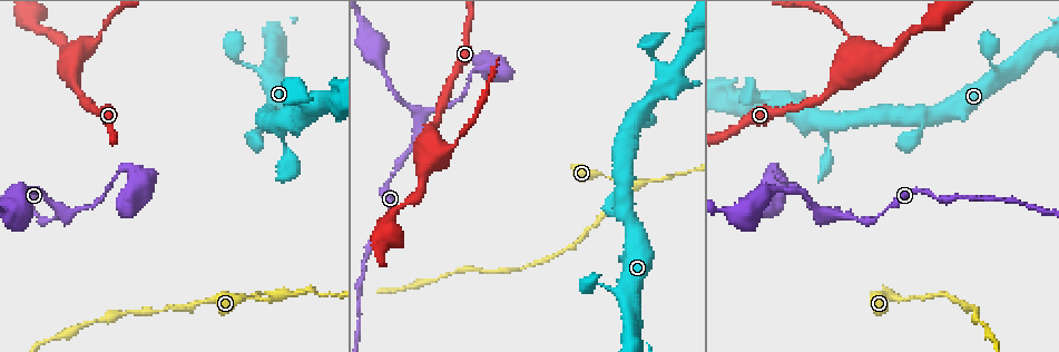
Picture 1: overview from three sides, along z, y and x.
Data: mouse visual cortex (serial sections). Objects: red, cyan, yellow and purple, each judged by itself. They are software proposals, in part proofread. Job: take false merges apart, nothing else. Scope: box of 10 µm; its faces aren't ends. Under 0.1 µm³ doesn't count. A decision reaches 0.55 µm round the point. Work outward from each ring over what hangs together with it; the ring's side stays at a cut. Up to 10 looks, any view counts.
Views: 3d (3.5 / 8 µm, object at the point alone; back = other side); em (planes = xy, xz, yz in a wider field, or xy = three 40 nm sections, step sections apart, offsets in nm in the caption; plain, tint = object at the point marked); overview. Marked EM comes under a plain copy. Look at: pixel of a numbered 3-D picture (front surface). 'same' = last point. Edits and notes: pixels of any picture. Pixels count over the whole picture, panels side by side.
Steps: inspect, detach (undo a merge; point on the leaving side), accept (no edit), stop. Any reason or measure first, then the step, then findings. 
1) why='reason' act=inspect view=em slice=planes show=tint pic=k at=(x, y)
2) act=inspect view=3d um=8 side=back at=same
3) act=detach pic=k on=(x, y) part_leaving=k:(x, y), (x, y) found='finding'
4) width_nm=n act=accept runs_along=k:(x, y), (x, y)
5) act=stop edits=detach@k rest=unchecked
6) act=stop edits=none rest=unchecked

act=inspect view=3d um=3.5 pic=1 at=(858, 50)

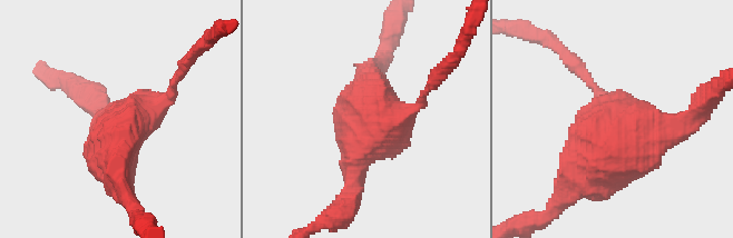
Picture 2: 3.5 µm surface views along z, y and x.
act=inspect view=em slice=xy step=3 show=tint pic=2 at=(378, 119)

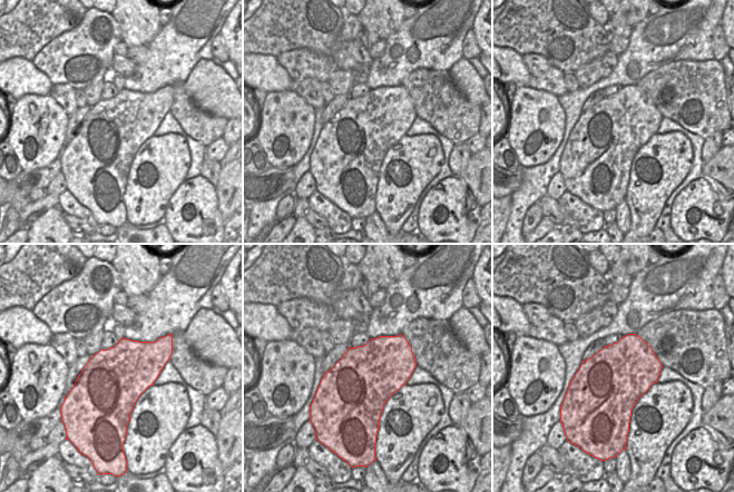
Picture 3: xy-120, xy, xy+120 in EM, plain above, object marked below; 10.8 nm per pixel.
why='another direction' act=inspect view=em slice=planes show=tint at=same

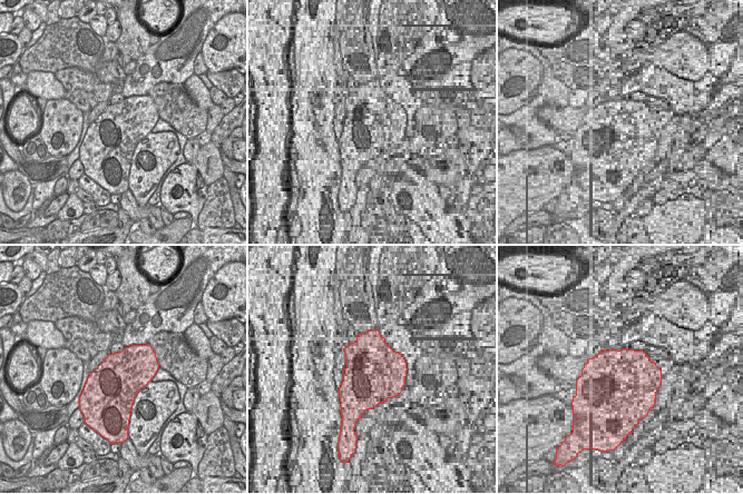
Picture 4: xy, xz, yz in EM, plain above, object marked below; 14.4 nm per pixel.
act=accept runs_along=2:(573, 191), (641, 126), (690, 119) found='one cell here'

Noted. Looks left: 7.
why='sudden change in width' act=inspect view=3d um=3.5 pic=1 at=(821, 215)

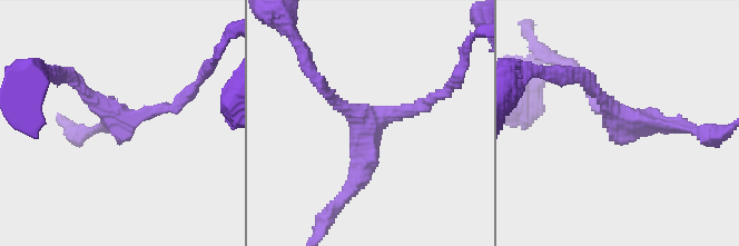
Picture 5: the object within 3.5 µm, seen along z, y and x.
arms=3 arm_widths_nm=150,150,250 act=inspect view=em slice=xy step=3 show=tint pic=5 at=(122, 122)

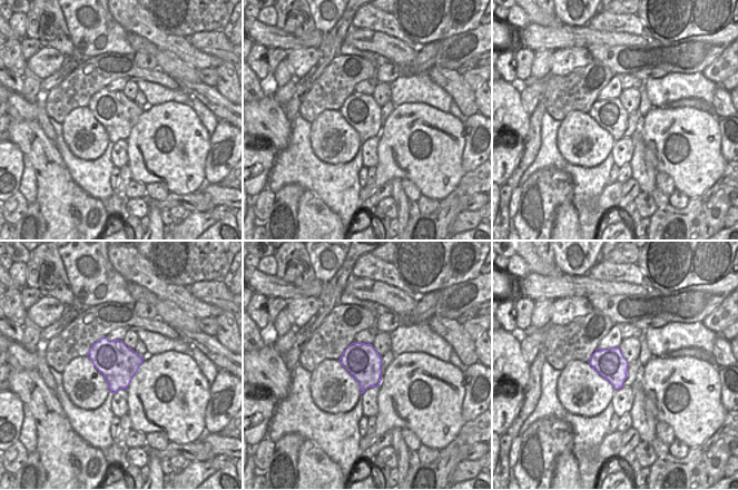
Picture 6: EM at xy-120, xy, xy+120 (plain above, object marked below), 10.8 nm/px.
act=accept found='one cell here'

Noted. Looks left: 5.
why='three arms meet' act=inspect view=em slice=xy step=1 show=tint pic=1 at=(891, 294)

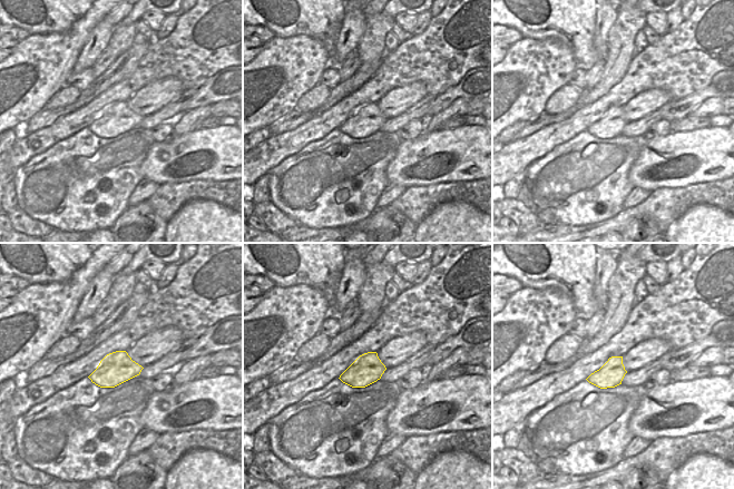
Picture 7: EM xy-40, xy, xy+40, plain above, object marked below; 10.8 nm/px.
why='see where the arms go' act=inspect view=3d um=3.5 at=same

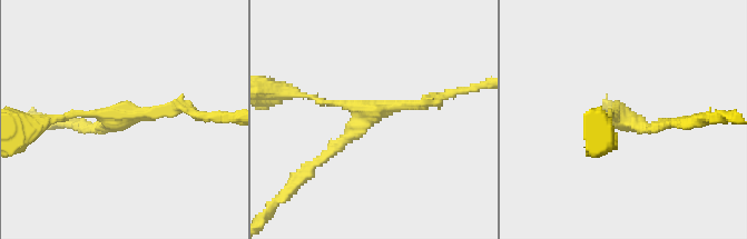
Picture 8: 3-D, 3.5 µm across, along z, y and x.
act=accept runs_along=8:(296, 93), (365, 113), (314, 165) found='continuous, no second cell'

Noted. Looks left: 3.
why='arms part here' act=inspect view=3d um=8 pic=1 at=(620, 291)

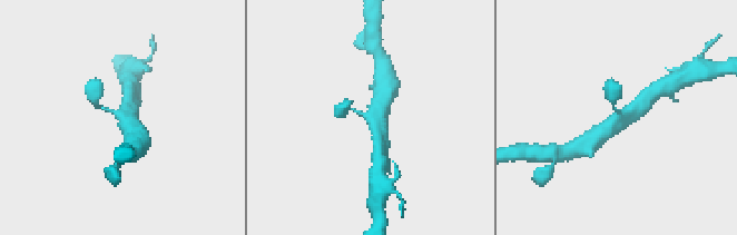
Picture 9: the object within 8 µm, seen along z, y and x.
why='zoom in' act=inspect view=3d um=3.5 side=back at=same

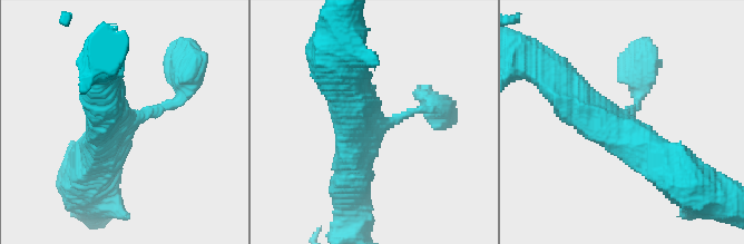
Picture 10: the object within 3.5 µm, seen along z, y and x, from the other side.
arms=3 arm_widths_nm=150,450,700 act=accept runs_along=10:(671, 171), (563, 91) found='one cell here'

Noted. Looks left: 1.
act=stop edits=none rest=unchecked

